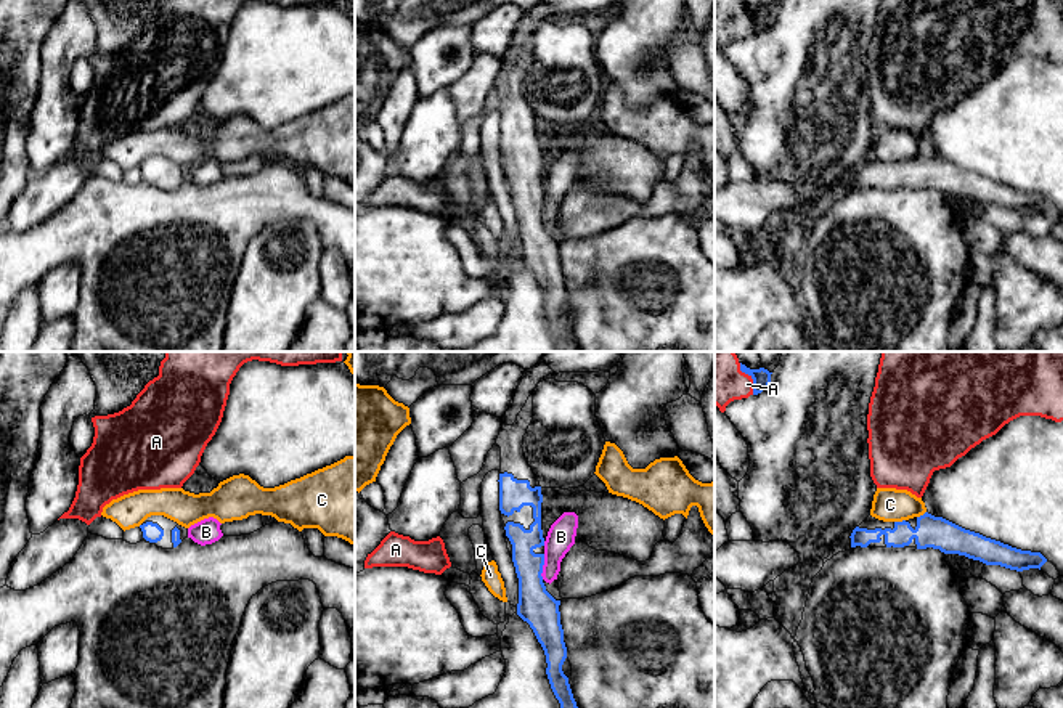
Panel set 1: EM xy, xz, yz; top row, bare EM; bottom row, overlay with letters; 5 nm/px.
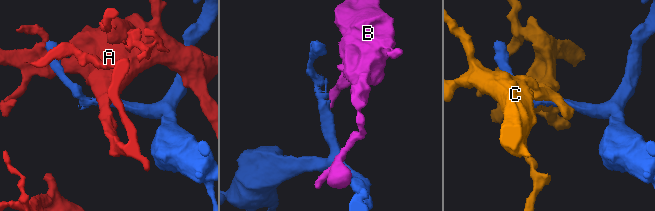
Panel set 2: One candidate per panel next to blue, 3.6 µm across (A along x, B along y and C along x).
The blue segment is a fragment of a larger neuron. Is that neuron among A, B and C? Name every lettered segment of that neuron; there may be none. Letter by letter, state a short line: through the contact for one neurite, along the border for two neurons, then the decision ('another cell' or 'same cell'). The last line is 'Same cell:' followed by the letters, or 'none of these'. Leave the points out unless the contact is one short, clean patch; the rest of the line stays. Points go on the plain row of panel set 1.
A: another cell
B: line xz (545, 195), (541, 219); another cell
C: another cell
Same cell: none of these

